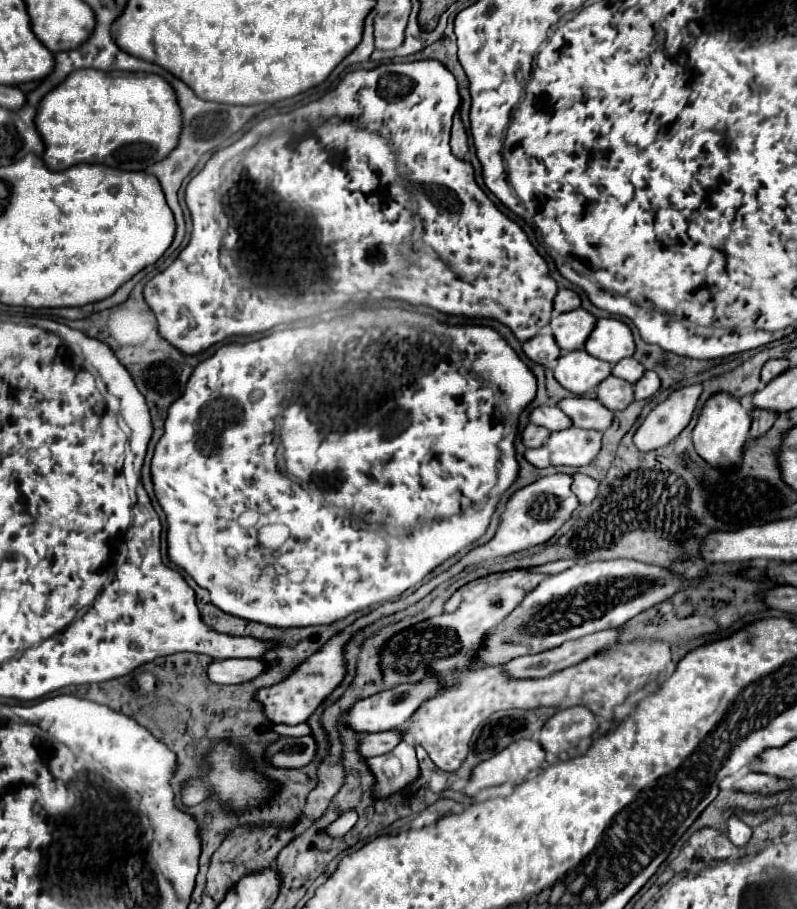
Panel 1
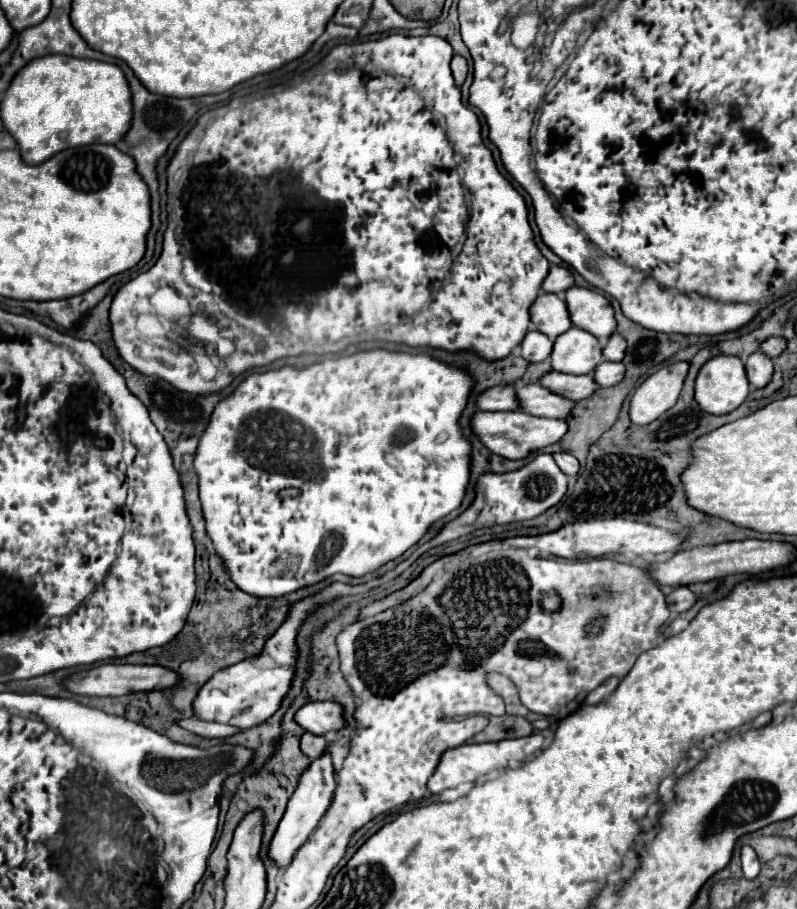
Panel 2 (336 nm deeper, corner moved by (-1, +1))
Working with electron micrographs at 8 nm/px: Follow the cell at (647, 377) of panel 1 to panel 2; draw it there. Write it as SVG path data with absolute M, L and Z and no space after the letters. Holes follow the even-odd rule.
M602 362L594 370L596 386L612 386L624 378L624 364L622 362Z

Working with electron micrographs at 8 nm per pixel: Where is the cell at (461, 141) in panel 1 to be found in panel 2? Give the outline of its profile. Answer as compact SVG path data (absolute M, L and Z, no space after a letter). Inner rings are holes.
M454 54L454 58L452 58L452 74L454 74L454 80L456 80L458 86L462 86L464 78L466 78L466 72L468 72L466 58L460 56L460 54Z

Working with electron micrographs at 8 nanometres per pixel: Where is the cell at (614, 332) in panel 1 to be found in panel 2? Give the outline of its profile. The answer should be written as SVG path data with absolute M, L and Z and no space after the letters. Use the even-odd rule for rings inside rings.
M572 286L566 290L564 300L572 324L584 328L586 332L592 332L598 340L608 340L608 336L616 330L614 310L606 296L588 288Z

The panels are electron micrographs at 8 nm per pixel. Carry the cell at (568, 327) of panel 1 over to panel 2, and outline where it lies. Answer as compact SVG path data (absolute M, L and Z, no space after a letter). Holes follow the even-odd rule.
M540 292L528 312L534 328L552 340L572 326L566 304L558 294Z

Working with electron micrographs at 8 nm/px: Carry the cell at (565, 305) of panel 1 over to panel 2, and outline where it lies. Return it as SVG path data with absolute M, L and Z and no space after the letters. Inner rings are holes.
M550 266L548 276L542 282L544 292L554 292L554 294L564 294L570 286L574 286L574 276L568 268L562 266Z

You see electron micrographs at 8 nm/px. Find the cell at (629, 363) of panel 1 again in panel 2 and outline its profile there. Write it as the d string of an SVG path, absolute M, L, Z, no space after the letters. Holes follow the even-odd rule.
M618 332L610 334L610 338L608 338L606 346L604 346L604 358L620 362L624 358L624 352L626 352L626 340Z

